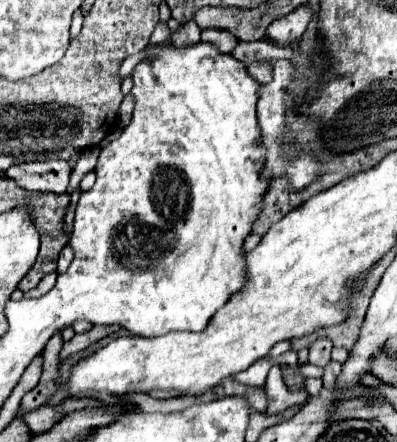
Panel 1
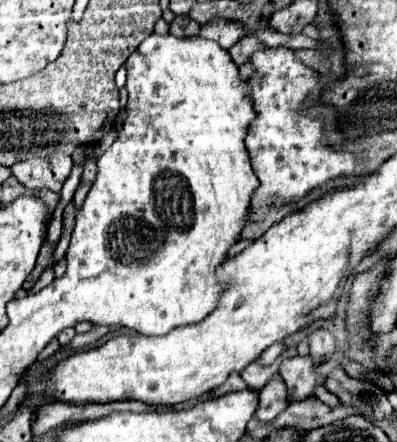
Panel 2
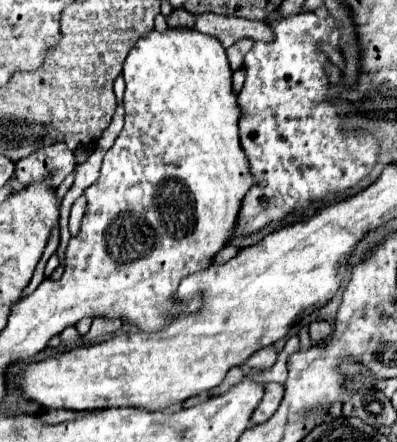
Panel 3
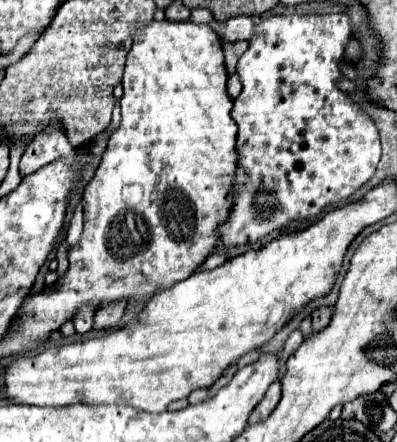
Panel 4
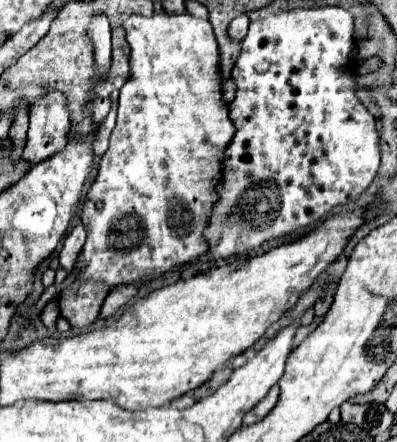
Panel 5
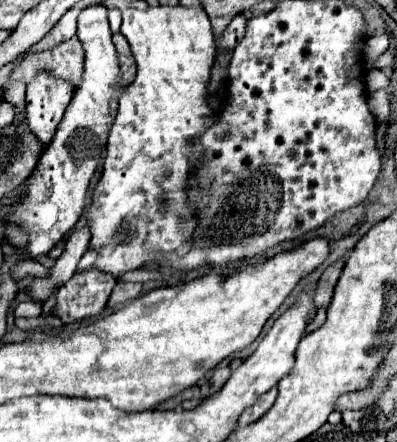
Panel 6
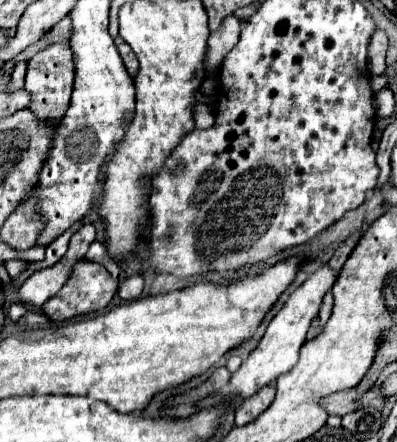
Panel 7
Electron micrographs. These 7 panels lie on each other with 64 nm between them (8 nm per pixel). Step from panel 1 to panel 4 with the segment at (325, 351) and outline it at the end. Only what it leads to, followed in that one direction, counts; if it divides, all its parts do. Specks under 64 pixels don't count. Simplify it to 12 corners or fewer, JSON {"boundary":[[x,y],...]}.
{"boundary":[[318,308],[312,314],[314,332],[322,330],[332,316],[332,308]]}

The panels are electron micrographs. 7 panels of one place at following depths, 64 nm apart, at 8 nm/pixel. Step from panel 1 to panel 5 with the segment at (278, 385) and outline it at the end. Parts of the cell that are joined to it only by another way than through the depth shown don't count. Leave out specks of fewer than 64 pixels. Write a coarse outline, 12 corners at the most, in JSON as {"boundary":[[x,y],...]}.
{"boundary":[[278,386],[244,416],[244,426],[262,420],[278,402]]}

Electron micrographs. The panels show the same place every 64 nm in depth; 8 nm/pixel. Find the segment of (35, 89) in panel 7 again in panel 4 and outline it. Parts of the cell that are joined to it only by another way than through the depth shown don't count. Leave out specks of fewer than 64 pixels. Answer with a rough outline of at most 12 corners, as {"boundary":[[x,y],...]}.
{"boundary":[[58,122],[46,124],[22,154],[20,176],[58,158],[74,148]]}

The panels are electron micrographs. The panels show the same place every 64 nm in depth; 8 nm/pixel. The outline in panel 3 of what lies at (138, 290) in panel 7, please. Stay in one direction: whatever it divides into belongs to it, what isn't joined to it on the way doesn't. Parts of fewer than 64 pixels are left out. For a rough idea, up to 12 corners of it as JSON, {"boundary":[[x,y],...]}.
{"boundary":[[94,318],[82,340],[100,338],[122,326],[120,318]]}

